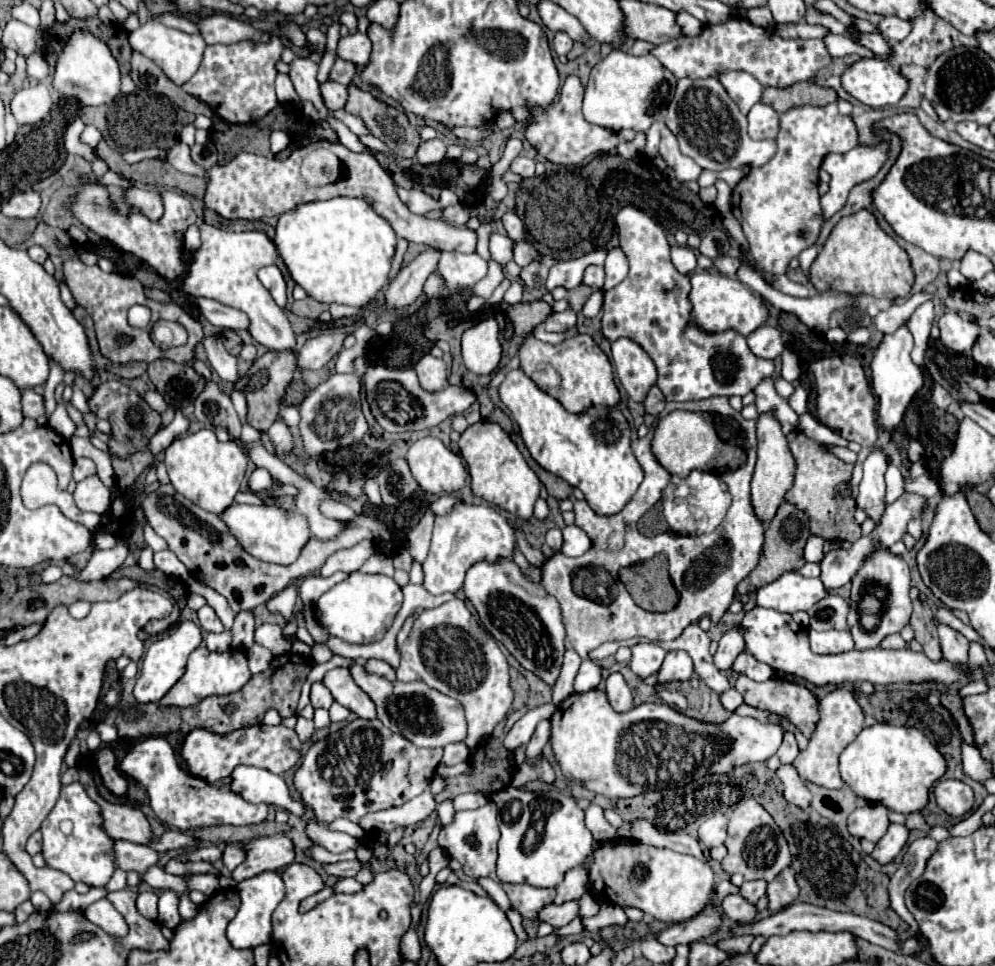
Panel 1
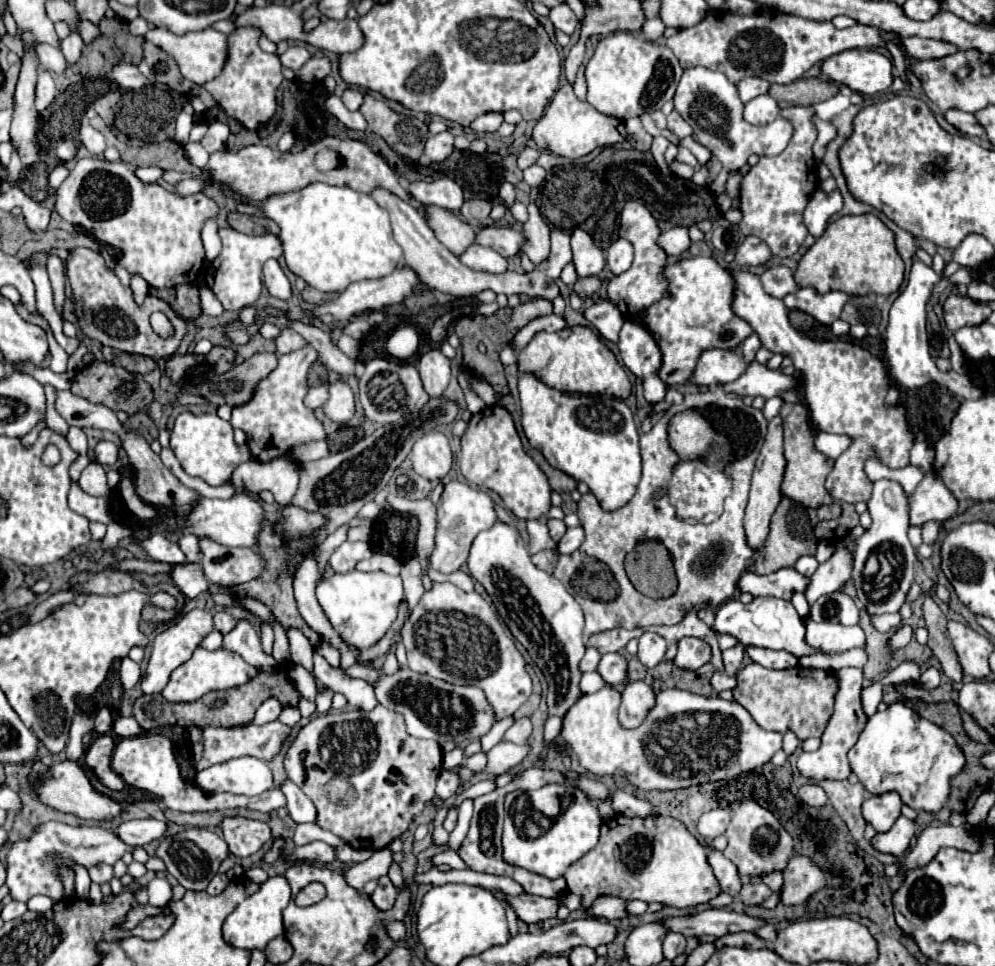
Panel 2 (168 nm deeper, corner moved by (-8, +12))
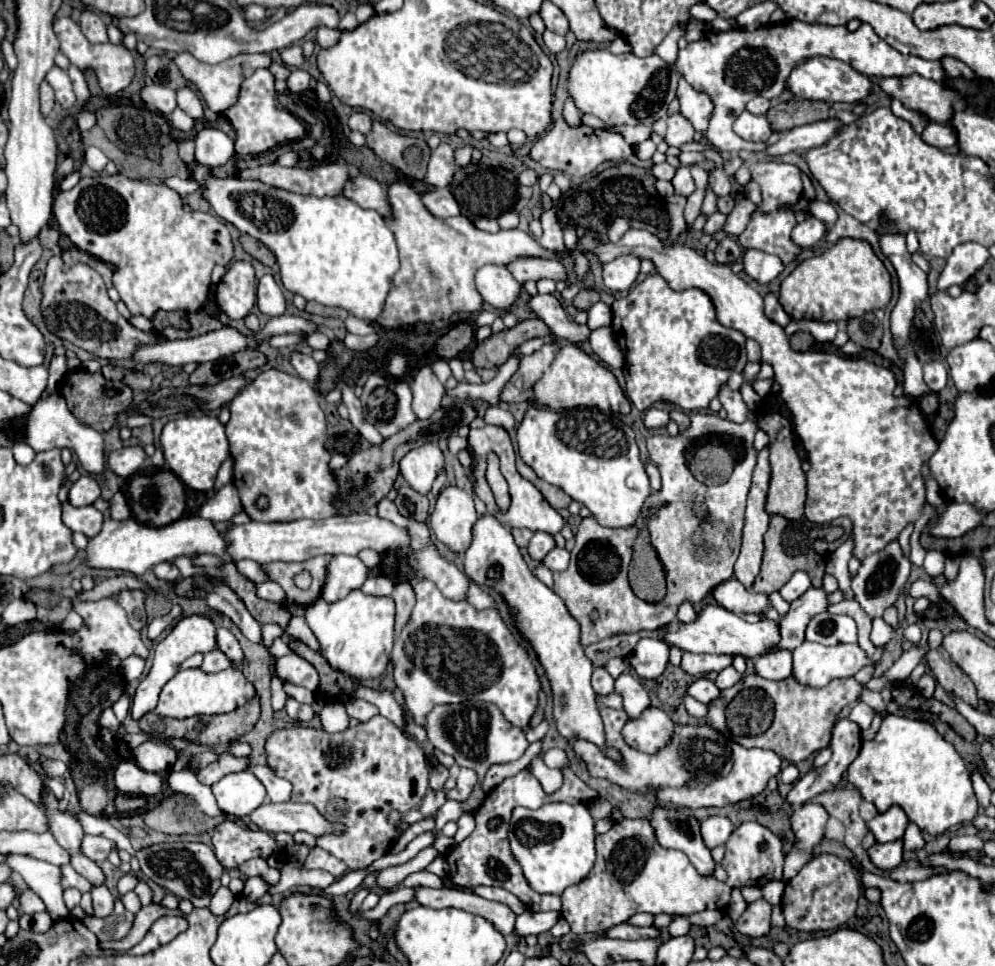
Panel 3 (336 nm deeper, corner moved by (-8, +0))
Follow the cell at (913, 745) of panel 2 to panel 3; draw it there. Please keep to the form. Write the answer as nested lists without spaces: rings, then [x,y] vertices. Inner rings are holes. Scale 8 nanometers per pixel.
[[[887,716],[877,736],[871,742],[863,742],[859,756],[847,770],[847,778],[859,788],[862,798],[875,804],[877,812],[885,812],[891,806],[901,806],[909,820],[929,834],[943,834],[955,824],[971,822],[977,814],[977,798],[963,758],[957,754],[953,744],[943,740],[943,736],[939,736],[935,728],[927,722],[909,720],[901,716]]]

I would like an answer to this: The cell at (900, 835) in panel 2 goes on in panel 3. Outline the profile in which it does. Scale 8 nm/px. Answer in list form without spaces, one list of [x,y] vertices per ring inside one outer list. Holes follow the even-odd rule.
[[[901,840],[887,842],[887,844],[873,844],[867,852],[869,852],[871,862],[885,872],[897,868],[903,862],[903,842]]]

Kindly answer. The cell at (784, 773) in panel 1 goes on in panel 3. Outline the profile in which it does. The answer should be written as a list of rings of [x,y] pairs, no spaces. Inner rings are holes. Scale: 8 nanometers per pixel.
[[[807,802],[793,808],[789,822],[795,834],[795,842],[791,852],[785,854],[783,882],[791,880],[813,858],[813,848],[821,842],[827,820],[829,820],[829,814],[821,804]]]

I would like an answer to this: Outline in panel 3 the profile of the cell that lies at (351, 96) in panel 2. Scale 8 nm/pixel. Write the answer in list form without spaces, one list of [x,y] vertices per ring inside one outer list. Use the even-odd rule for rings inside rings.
[[[355,112],[349,118],[349,128],[355,132],[361,132],[361,134],[371,132],[371,124],[373,124],[373,118],[367,112]]]

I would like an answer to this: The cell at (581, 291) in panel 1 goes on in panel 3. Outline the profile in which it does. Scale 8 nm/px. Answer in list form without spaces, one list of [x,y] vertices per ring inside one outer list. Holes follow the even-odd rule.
[[[583,288],[573,300],[577,310],[589,310],[595,302],[599,302],[599,294],[595,290],[587,290],[587,288]]]

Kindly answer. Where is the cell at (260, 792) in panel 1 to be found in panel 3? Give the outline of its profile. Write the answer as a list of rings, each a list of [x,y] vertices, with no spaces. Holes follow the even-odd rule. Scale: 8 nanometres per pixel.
[[[251,772],[227,774],[211,786],[217,806],[223,812],[235,814],[239,818],[249,816],[255,808],[265,802],[265,786]]]

